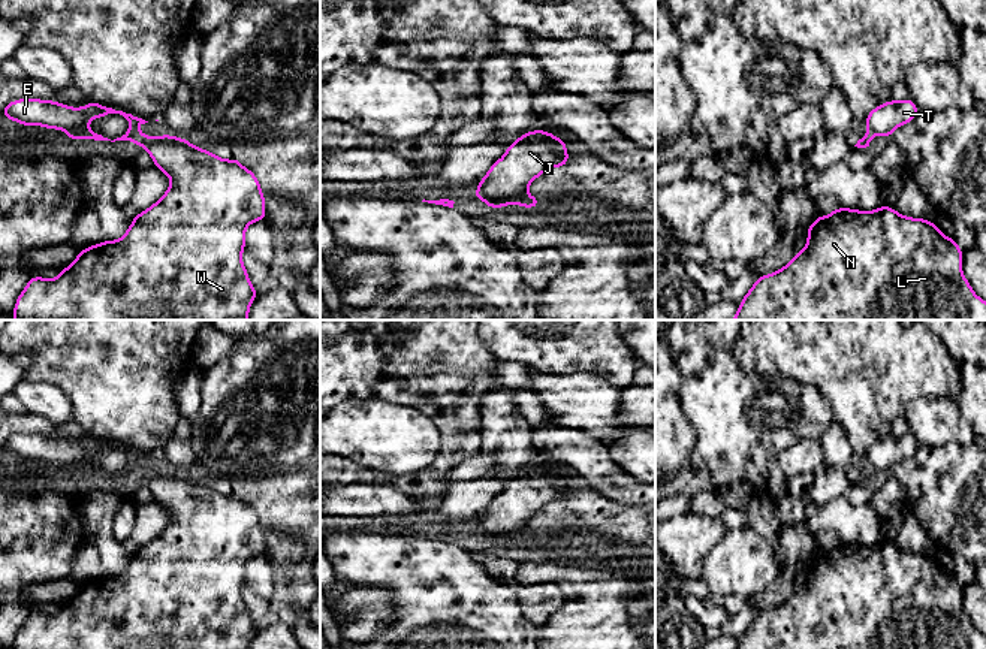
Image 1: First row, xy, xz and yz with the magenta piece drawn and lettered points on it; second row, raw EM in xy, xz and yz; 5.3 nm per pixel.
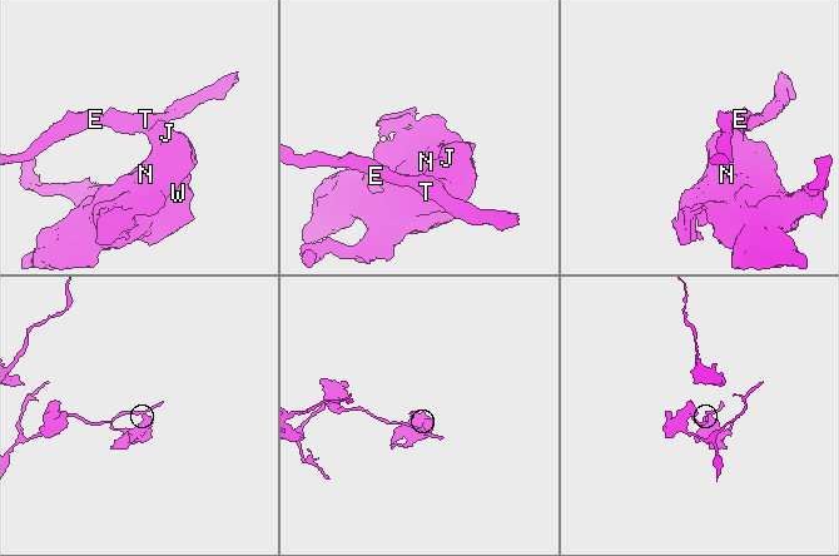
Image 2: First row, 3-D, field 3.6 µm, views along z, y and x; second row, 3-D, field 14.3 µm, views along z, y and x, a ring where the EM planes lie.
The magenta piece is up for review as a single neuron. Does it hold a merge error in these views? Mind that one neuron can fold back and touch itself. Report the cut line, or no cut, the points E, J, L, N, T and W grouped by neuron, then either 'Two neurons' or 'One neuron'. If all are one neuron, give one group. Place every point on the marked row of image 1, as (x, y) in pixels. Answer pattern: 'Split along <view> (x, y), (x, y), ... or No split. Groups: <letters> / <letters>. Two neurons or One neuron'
Split along xy (153, 138), (142, 147). Groups: E T / J L N W. Two neurons

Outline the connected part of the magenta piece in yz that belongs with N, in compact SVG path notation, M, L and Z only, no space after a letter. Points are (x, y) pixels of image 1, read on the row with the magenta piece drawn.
M881 205L875 211L857 211L850 208L833 209L827 217L818 215L805 229L806 247L781 269L771 275L760 275L754 286L741 301L739 310L732 320L986 320L986 301L980 299L962 274L964 251L934 224L923 218L901 215L895 208Z

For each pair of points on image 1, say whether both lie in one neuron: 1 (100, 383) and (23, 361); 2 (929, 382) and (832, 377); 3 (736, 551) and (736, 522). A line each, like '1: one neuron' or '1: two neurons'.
1: two neurons
2: one neuron
3: two neurons

